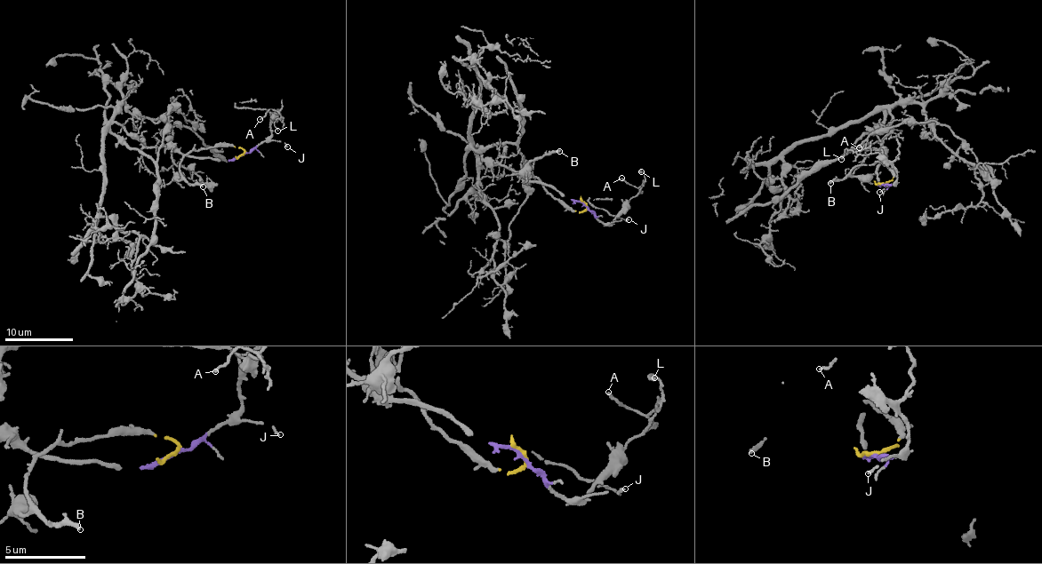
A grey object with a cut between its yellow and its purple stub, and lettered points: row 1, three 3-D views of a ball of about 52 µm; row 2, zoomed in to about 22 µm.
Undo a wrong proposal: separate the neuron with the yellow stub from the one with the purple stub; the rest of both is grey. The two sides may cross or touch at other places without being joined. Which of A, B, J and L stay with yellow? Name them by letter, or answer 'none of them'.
B

